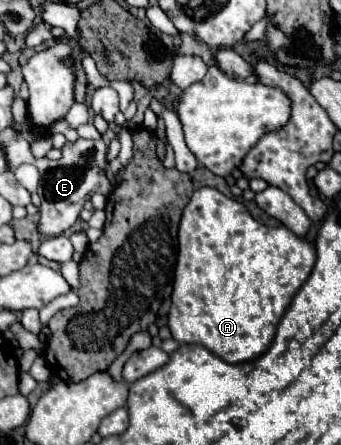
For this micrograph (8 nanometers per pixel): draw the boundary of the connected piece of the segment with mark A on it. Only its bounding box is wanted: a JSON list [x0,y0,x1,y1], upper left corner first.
[168,187,316,363]

